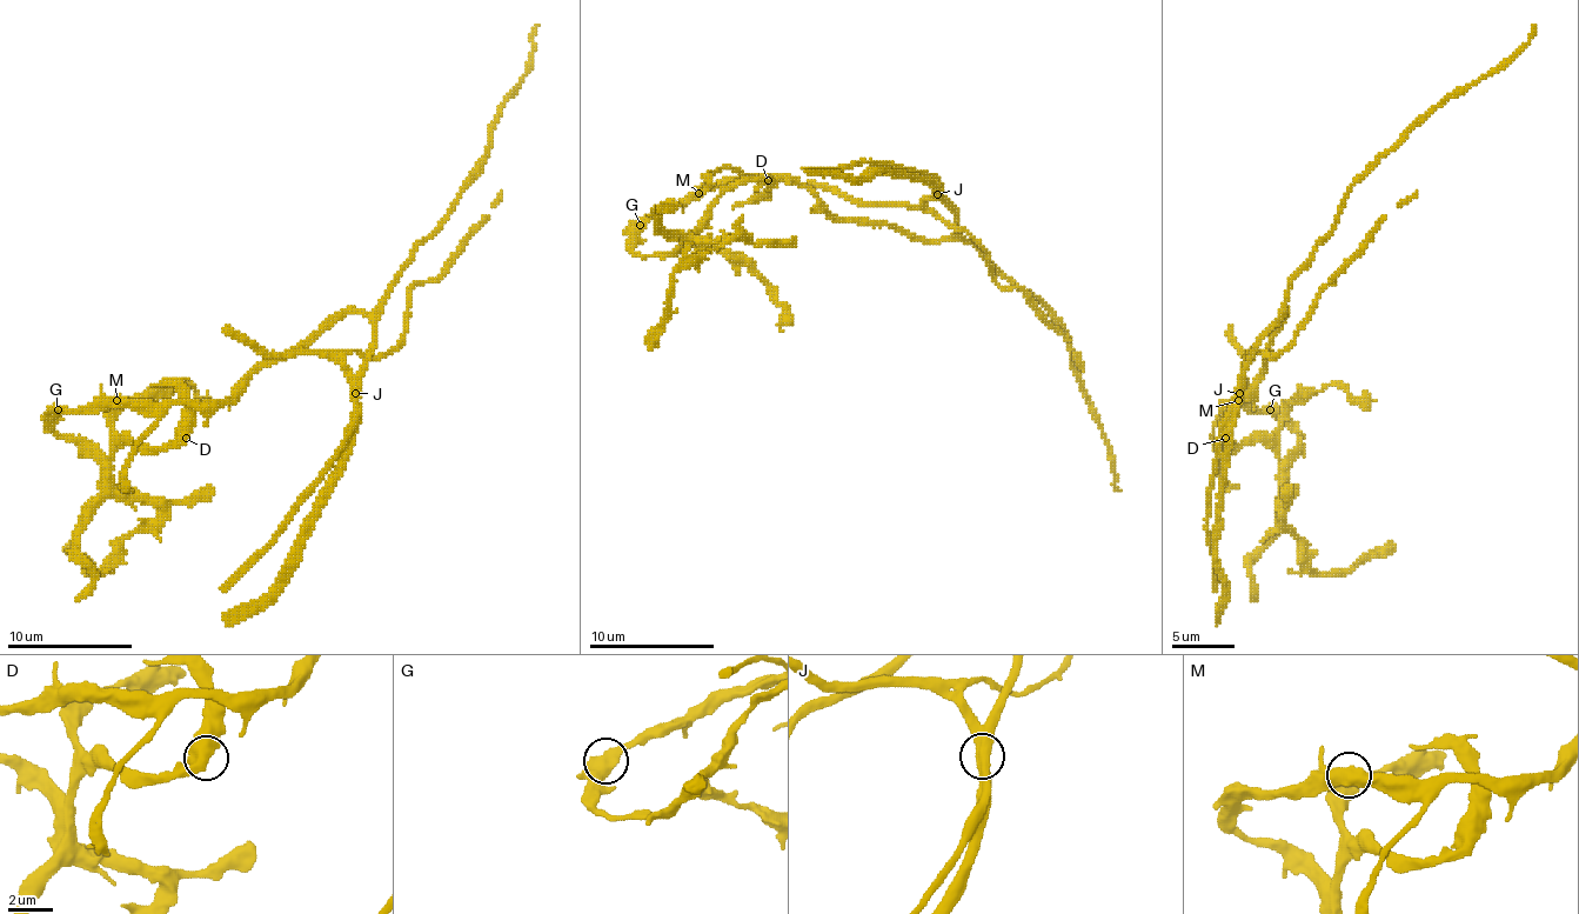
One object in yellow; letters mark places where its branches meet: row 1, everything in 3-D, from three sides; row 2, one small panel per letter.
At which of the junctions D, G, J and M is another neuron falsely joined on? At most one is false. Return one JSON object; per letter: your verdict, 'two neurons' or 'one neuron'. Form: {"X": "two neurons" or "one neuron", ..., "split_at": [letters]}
{"D": "one neuron", "G": "one neuron", "J": "two neurons", "M": "one neuron", "split_at": ["J"]}

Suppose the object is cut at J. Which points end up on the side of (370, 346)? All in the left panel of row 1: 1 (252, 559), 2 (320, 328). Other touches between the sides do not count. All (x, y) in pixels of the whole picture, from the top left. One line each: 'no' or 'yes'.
1: yes
2: yes

